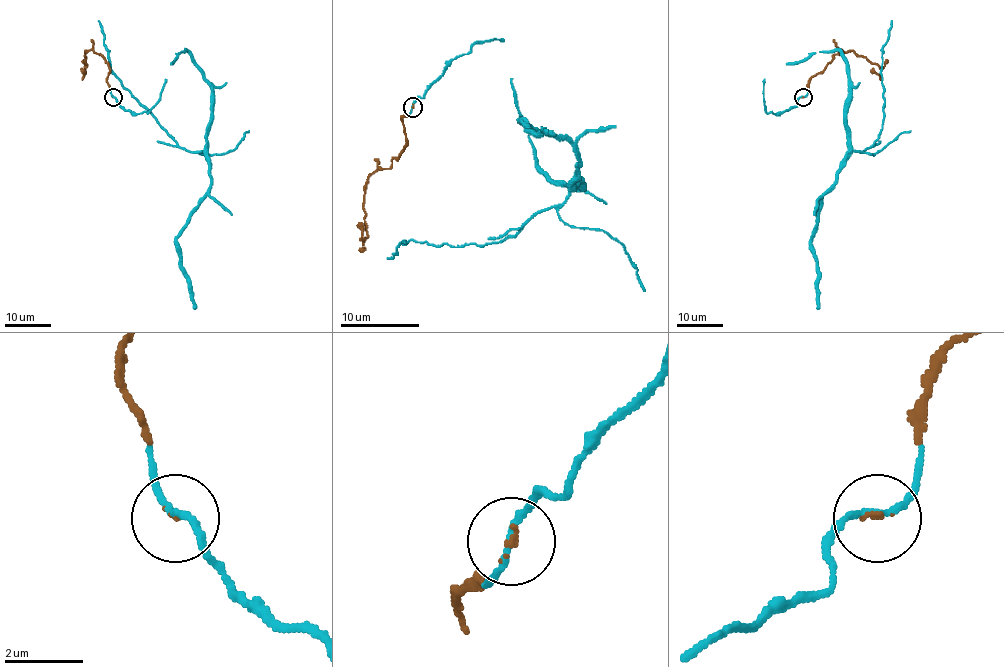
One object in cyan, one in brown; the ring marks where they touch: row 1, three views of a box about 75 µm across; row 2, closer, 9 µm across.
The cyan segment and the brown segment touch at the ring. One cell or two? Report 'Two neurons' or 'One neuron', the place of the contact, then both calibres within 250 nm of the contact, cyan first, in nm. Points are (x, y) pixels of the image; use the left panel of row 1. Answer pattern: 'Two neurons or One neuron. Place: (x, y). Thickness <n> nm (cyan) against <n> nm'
One neuron. Place: (113, 97). Thickness 160 nm (cyan) against 80 nm

